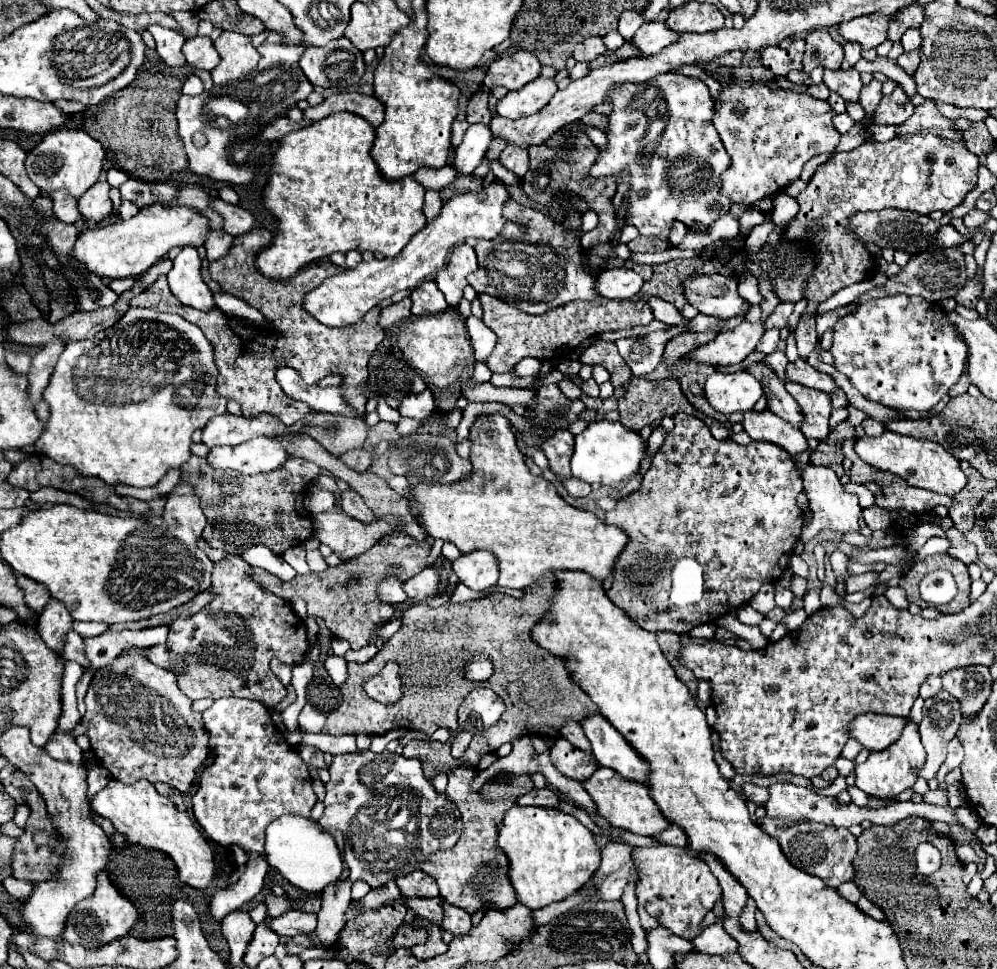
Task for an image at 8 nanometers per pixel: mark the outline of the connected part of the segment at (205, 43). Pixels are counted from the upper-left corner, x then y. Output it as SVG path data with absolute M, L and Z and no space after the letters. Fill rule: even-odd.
M202 36L190 38L182 46L182 52L186 56L186 62L190 66L194 66L194 68L212 70L220 62L220 54L216 52L216 48L214 48L214 44L212 44L210 38L202 38Z

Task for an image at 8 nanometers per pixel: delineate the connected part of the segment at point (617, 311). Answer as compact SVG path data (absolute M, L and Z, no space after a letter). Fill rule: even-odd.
M478 294L478 300L484 308L484 316L482 316L484 324L492 328L498 336L496 348L486 360L492 372L512 372L514 364L524 356L534 356L542 362L554 360L570 354L570 350L578 348L582 342L586 342L588 338L600 332L644 326L654 320L648 304L642 304L642 302L634 304L628 300L606 298L606 300L594 300L594 302L574 302L574 304L564 304L562 308L554 308L542 316L530 316L530 314L518 312L518 308L508 306L506 302L488 294Z

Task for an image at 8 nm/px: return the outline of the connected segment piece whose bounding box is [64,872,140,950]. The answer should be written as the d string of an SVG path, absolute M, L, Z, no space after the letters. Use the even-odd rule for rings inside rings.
M106 872L98 874L98 886L94 896L82 900L74 912L70 912L68 922L66 922L66 932L64 932L64 940L74 944L74 946L84 946L88 950L98 950L118 938L124 938L130 934L130 930L136 926L136 922L140 920L140 910L136 908L134 902L130 902L108 878Z

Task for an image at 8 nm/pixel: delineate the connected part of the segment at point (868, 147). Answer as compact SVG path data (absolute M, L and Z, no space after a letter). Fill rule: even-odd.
M922 130L916 134L908 134L908 136L896 136L890 142L870 140L850 152L836 152L834 156L830 156L828 162L818 166L818 170L812 176L812 180L808 182L806 190L802 190L796 198L800 204L800 212L796 214L796 218L792 220L792 224L788 226L788 230L784 234L788 240L810 238L818 244L818 268L816 268L814 276L810 278L810 284L806 286L806 292L804 292L804 296L808 298L806 312L816 310L818 304L822 304L824 300L828 300L842 288L862 282L866 278L866 274L872 272L876 266L876 260L866 250L866 246L858 244L858 240L854 240L854 236L850 236L850 232L844 224L854 212L906 208L910 212L924 214L924 216L928 216L932 210L940 210L946 214L946 212L954 210L956 206L960 206L964 202L966 194L976 188L978 166L980 166L978 156L968 152L964 140L946 140L938 134L934 134L932 130Z

